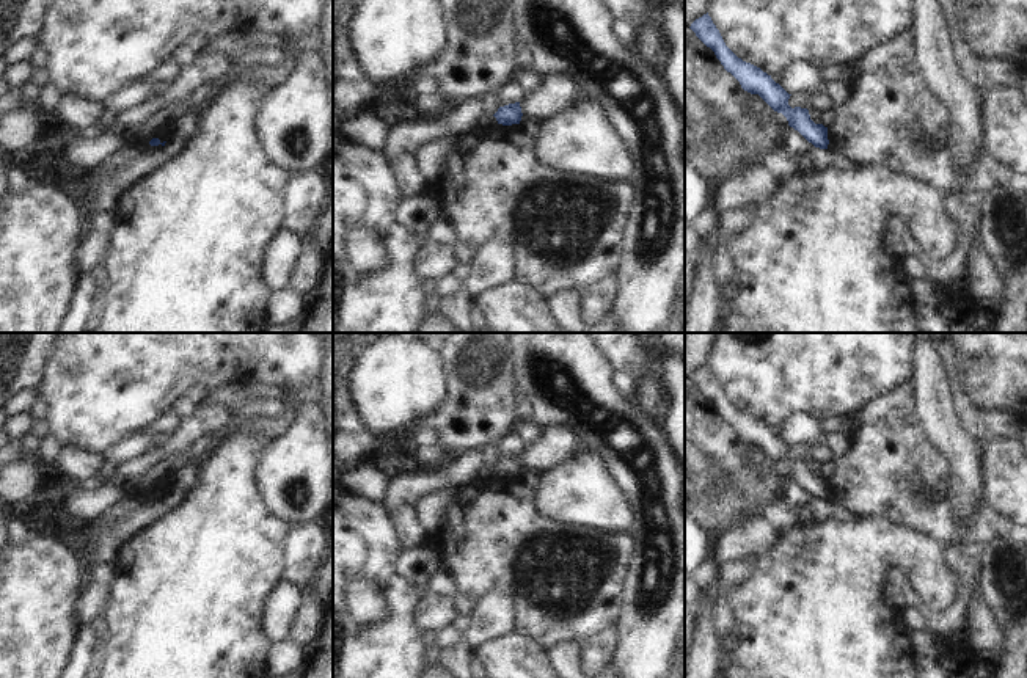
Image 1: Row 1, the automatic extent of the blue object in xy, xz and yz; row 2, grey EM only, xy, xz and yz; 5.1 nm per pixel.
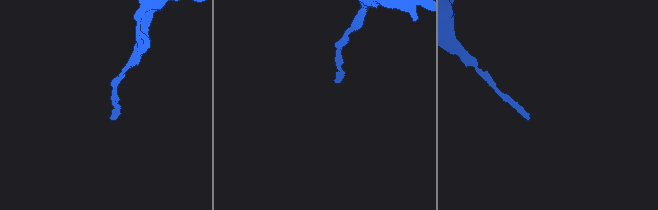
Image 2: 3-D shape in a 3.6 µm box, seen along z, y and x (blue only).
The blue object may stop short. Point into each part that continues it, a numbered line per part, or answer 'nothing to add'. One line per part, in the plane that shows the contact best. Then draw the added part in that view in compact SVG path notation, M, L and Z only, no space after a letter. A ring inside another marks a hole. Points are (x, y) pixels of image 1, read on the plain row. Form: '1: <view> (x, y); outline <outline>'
nothing to add

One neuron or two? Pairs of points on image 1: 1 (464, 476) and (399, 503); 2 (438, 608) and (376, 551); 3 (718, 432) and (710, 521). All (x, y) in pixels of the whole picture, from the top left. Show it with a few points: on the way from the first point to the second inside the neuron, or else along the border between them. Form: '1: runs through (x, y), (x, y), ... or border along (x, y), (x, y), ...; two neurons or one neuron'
1: runs through (448, 479), (415, 487); one neuron
2: border along (404, 548), (396, 570), (418, 584), (423, 597); two neurons
3: runs through (721, 454), (721, 499); one neuron

